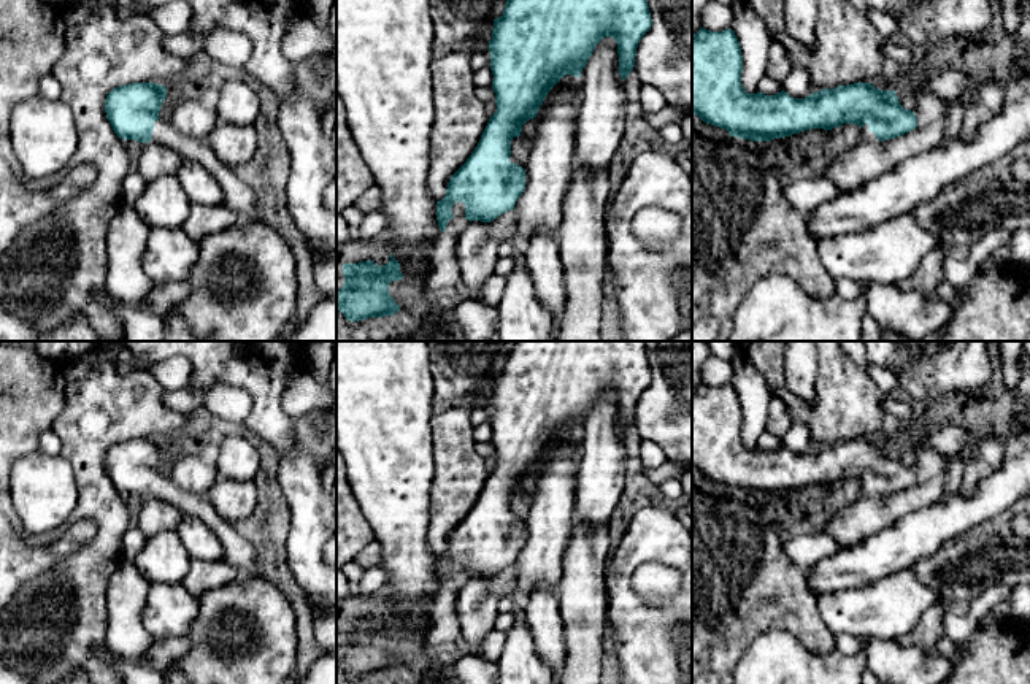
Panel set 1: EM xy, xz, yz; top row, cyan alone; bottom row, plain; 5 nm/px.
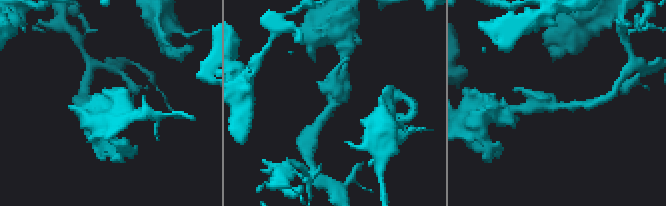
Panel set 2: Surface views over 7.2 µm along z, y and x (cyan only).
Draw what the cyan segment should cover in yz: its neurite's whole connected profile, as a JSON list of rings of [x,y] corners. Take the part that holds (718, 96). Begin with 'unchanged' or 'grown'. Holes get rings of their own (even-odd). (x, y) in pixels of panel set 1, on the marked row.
grown | [[[701,27],[692,37],[692,114],[725,129],[730,136],[751,141],[855,124],[860,127],[860,140],[876,144],[917,127],[914,111],[900,105],[895,90],[881,90],[871,83],[822,89],[794,98],[784,90],[774,95],[748,94],[741,73],[743,56],[735,32]]]

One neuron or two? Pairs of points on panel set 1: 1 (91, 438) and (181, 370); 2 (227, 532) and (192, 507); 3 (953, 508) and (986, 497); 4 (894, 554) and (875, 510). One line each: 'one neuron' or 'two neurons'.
1: two neurons
2: one neuron
3: one neuron
4: two neurons

